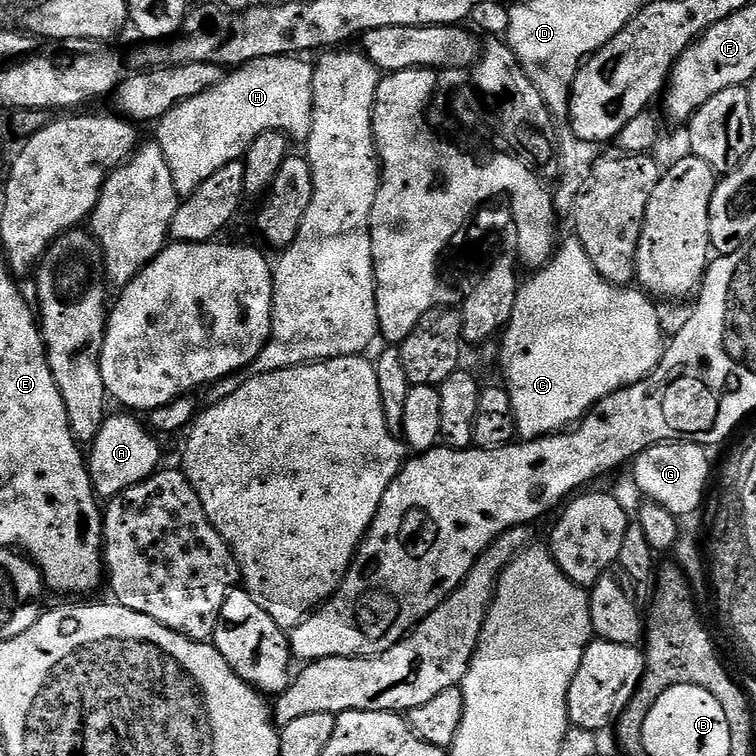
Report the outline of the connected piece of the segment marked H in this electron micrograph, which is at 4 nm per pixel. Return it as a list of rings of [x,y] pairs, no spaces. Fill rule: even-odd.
[[[299,55],[267,56],[241,64],[204,92],[205,113],[180,116],[186,108],[179,104],[159,121],[155,139],[166,154],[177,196],[189,196],[210,174],[244,157],[263,132],[283,132],[293,141],[307,141],[312,129],[313,65],[304,60]],[[228,116],[236,116],[236,124]]]

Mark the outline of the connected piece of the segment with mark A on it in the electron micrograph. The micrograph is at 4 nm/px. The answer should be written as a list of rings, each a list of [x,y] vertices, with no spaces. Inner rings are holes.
[[[109,415],[102,430],[98,430],[98,438],[94,438],[90,445],[88,473],[97,497],[100,498],[111,498],[122,494],[122,490],[130,490],[130,486],[148,480],[161,467],[160,440],[149,431],[143,419],[135,420],[132,417],[135,415],[124,415],[128,416]]]

